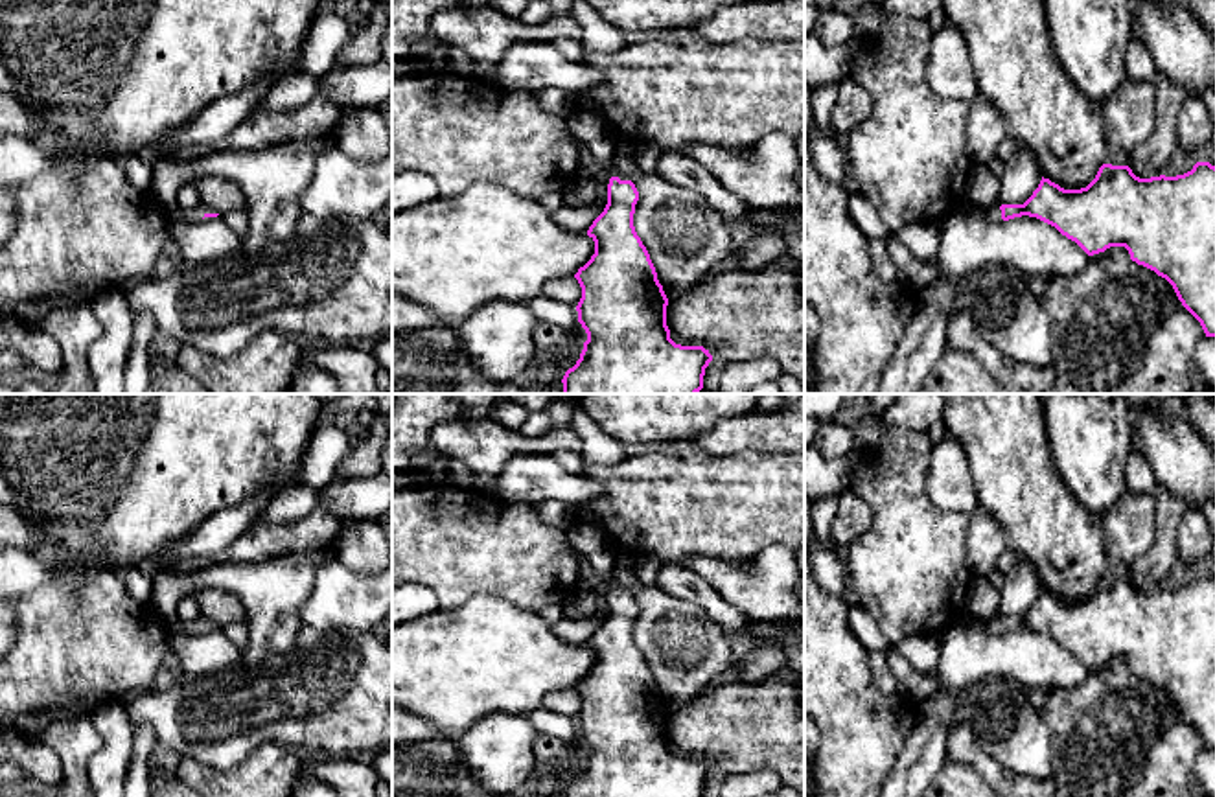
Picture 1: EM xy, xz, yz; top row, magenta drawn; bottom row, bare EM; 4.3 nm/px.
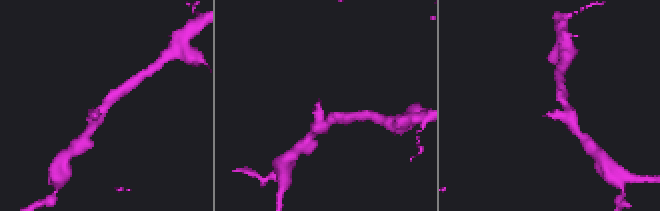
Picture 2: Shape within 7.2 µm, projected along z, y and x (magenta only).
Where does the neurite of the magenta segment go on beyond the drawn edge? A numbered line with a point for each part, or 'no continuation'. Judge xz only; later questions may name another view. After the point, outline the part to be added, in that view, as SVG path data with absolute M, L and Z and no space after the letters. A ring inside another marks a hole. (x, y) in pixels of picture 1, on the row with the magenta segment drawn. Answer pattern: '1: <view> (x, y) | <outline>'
1: xz (584, 155) | M587 147L580 149L578 151L578 158L580 162L595 175L595 173L600 173L600 175L606 175L608 179L615 177L615 169L613 166L606 166L606 167L598 167L593 160L593 155L589 153Z

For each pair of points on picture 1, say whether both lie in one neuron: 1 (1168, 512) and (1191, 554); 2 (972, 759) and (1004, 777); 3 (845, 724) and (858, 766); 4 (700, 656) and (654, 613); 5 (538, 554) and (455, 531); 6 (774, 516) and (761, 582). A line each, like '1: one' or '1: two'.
1: two
2: one
3: one
4: one
5: one
6: two

